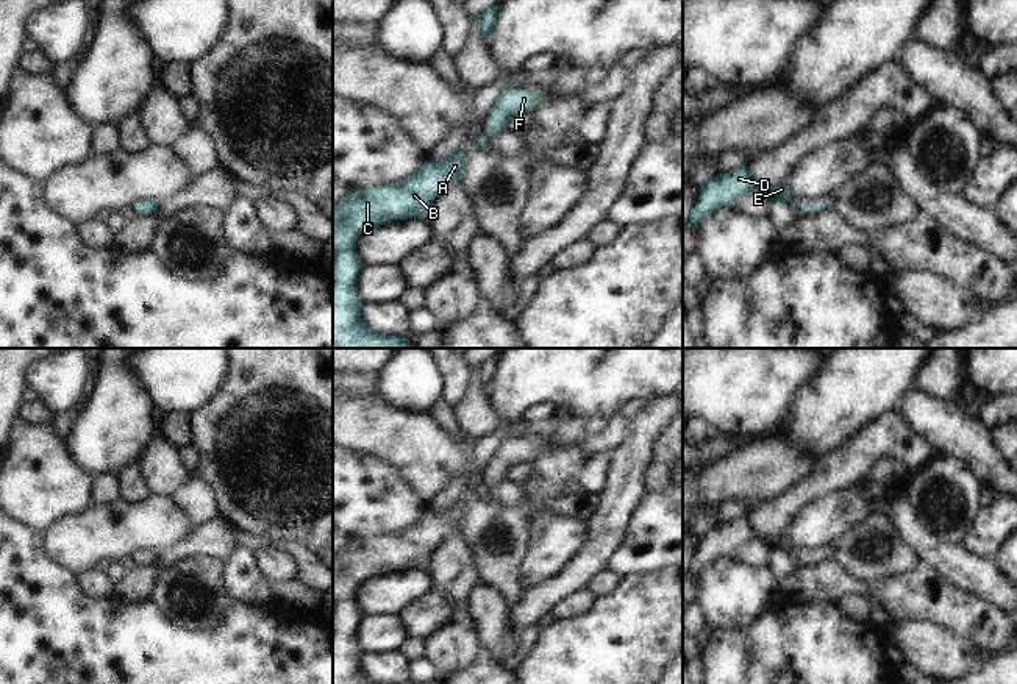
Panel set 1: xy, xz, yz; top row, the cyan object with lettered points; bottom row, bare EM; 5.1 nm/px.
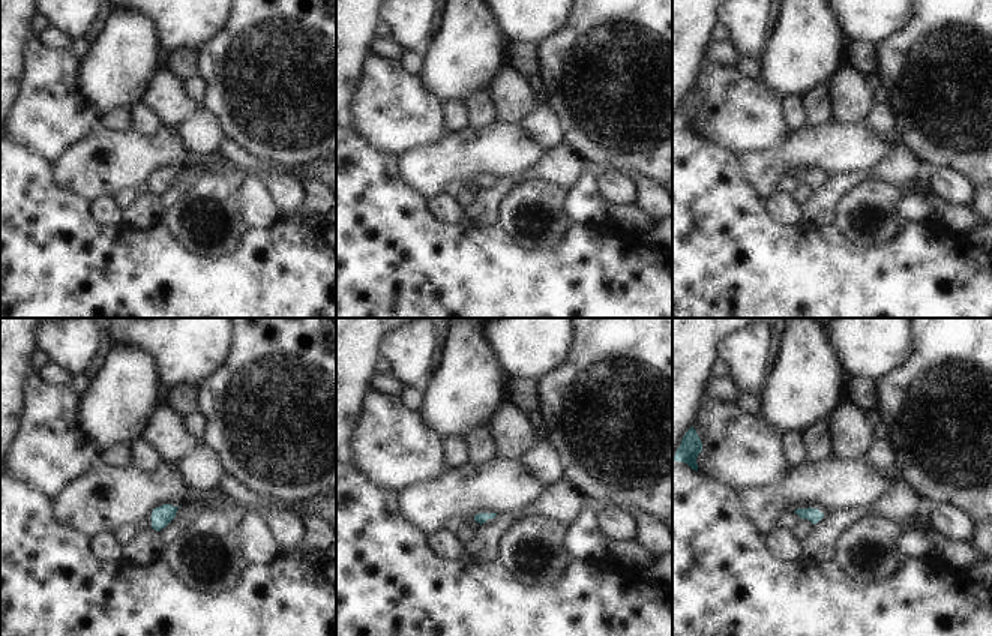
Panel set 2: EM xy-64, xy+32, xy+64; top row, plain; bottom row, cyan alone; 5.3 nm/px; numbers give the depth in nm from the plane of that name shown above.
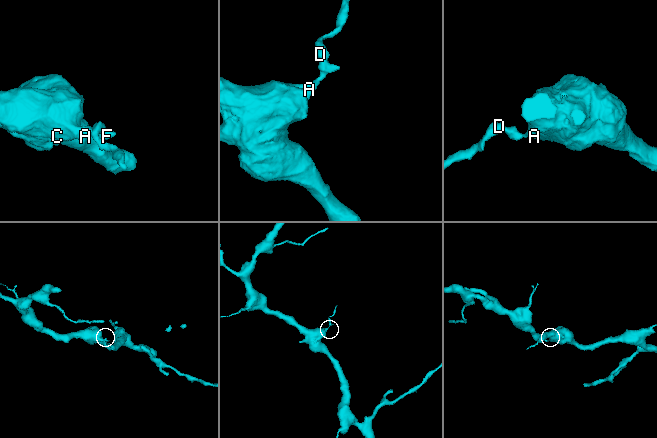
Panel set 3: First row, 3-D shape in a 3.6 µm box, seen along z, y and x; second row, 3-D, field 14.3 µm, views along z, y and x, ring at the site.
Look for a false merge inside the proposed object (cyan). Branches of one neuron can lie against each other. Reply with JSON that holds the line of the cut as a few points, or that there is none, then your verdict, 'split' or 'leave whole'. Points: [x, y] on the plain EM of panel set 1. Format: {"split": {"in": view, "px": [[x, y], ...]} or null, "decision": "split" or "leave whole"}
{"split": null, "decision": "leave whole"}

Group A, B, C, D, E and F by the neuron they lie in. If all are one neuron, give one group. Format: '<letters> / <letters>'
A B C D E F

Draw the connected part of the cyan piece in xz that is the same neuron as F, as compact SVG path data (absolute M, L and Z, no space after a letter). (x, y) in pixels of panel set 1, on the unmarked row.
M509 436L501 440L491 461L489 476L475 490L483 497L491 483L506 479L508 470L517 462L530 462L544 447L541 442Z

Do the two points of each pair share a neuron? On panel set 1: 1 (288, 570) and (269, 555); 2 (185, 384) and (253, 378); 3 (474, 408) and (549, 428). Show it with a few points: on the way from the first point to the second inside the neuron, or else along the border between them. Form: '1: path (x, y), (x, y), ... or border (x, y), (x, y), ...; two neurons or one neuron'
1: path (283, 567), (274, 559); one neuron
2: border (228, 364), (221, 388), (197, 409); two neurons
3: path (492, 422), (530, 428); one neuron

